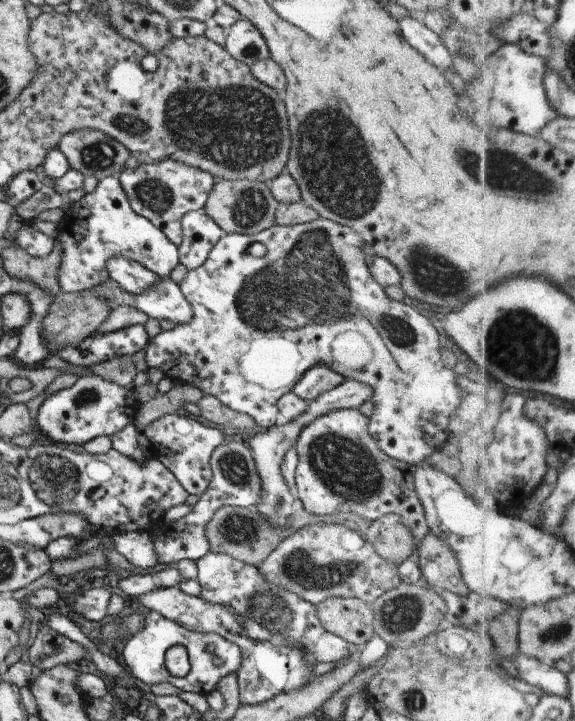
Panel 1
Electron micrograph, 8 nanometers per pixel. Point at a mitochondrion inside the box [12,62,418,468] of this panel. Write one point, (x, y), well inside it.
(239, 127)

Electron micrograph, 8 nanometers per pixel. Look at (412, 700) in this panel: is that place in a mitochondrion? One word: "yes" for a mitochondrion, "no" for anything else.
yes

